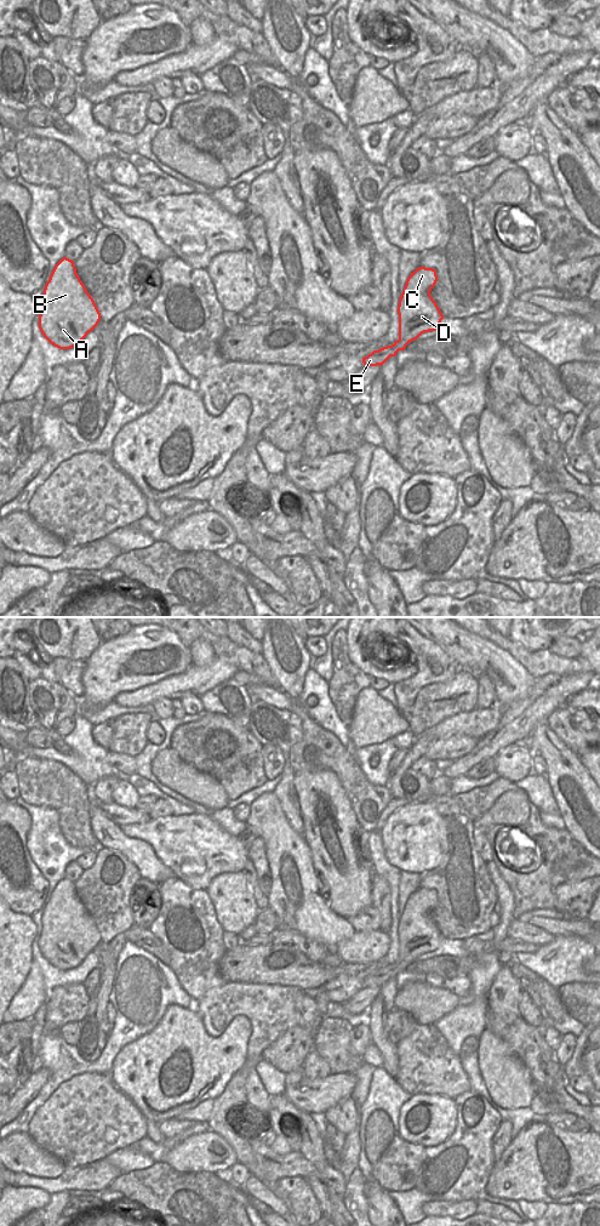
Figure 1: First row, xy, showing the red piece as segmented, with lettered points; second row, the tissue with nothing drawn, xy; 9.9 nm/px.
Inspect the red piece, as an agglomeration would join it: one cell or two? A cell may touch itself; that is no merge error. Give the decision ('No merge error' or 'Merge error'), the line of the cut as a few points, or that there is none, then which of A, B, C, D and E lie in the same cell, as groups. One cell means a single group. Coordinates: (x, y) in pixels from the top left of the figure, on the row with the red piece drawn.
No merge error. No split. Groups: A B C D E

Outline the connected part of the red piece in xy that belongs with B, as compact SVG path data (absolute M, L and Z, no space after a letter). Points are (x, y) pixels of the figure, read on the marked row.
M63 257L45 285L39 329L59 349L81 343L101 320L101 313L80 280L74 261Z

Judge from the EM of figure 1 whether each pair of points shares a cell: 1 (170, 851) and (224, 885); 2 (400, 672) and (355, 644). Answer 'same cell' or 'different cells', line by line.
1: different cells
2: same cell

